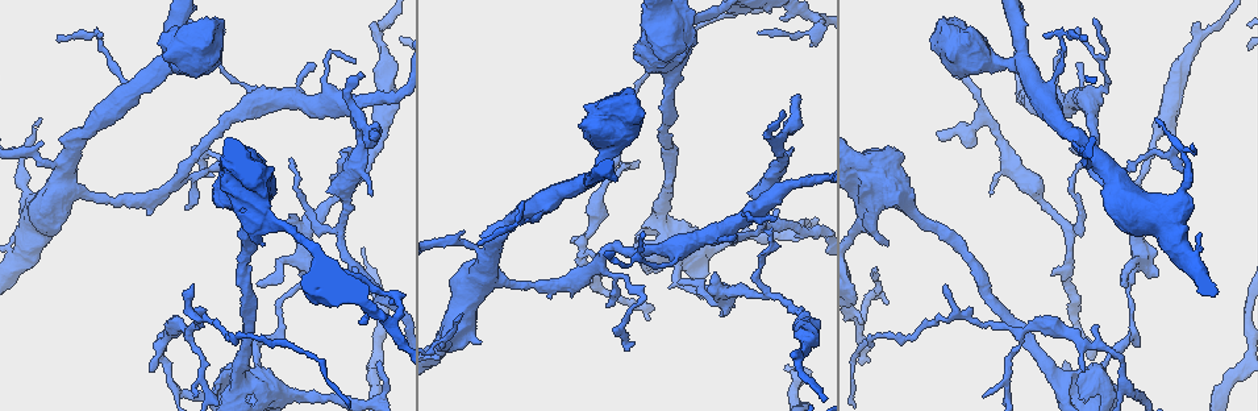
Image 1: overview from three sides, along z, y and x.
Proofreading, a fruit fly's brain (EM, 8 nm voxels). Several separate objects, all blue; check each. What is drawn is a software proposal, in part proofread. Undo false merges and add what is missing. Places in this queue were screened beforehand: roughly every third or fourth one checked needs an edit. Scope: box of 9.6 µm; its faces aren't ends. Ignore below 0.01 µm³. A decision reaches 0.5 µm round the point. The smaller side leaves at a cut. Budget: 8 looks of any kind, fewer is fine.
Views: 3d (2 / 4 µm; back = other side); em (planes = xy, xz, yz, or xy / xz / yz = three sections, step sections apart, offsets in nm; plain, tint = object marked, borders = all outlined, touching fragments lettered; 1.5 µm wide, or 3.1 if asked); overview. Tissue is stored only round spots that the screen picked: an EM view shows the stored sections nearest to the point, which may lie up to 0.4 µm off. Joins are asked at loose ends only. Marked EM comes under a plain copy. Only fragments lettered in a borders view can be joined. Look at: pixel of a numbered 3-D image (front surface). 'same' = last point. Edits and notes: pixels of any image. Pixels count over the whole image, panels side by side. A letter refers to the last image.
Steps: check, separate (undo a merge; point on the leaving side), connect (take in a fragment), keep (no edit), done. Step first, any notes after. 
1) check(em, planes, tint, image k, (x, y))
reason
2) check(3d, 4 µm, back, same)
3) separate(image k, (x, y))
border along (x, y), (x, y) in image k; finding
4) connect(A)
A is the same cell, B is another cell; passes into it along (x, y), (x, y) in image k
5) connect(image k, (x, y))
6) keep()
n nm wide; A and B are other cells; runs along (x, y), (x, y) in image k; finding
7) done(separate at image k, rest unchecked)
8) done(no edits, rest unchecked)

check(em, planes, tint, image 1, (356, 61))
thin end

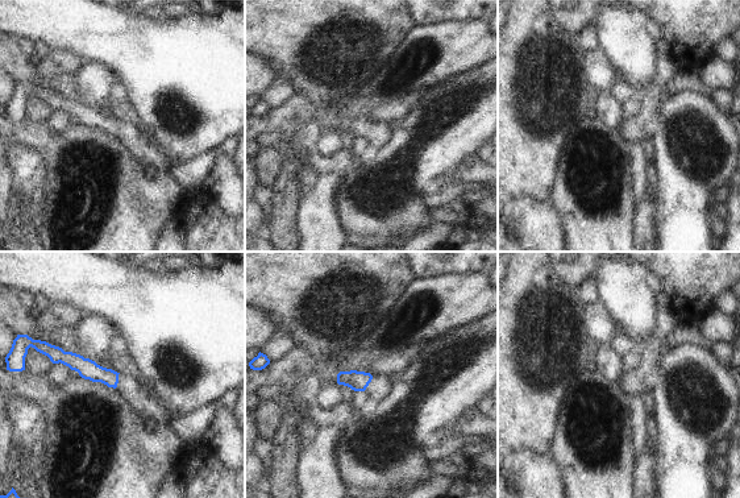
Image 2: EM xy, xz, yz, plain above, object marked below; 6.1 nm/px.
check(em, planes, borders, same)

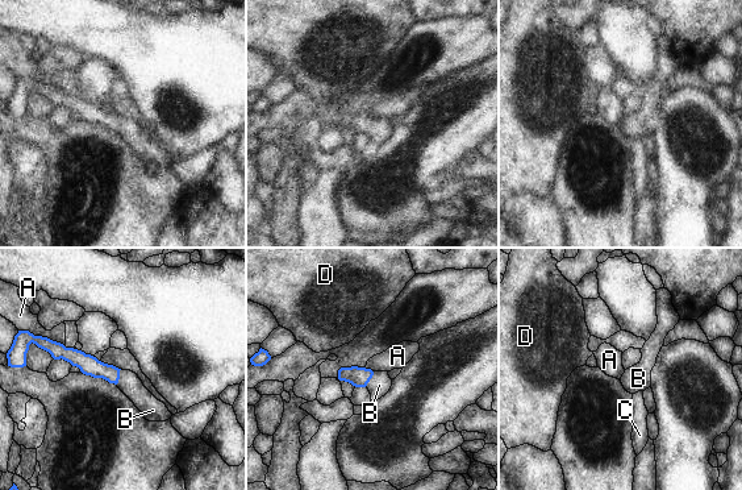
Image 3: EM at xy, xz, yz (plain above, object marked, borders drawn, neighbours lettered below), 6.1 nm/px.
connect(B)
A touches over 180 nm; B is the same cell, A, C and D are other cells; passes into it along (88, 365), (119, 377), (129, 383) in image 3; the neuron continues

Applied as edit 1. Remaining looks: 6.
check(overview)

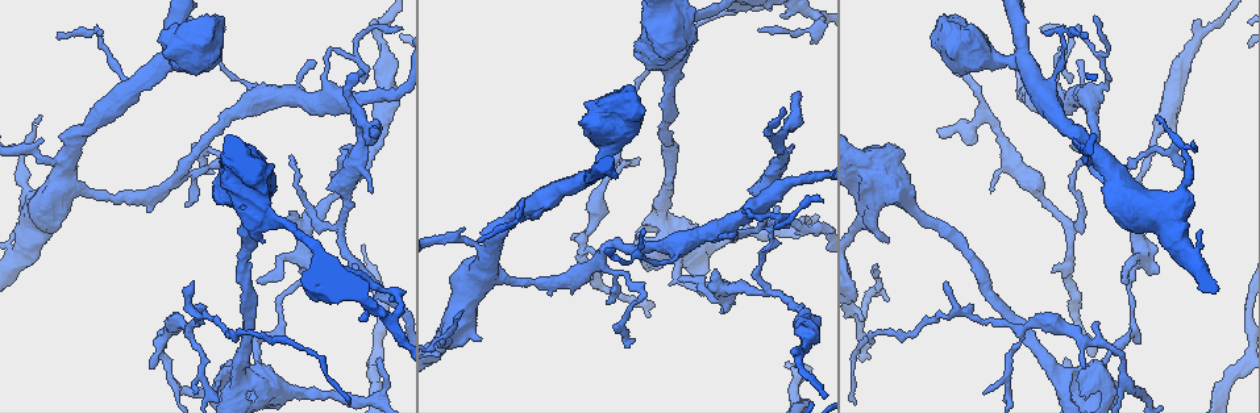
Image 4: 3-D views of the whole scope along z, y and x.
check(3d, 4 µm, back, image 4, (290, 156))
an open end

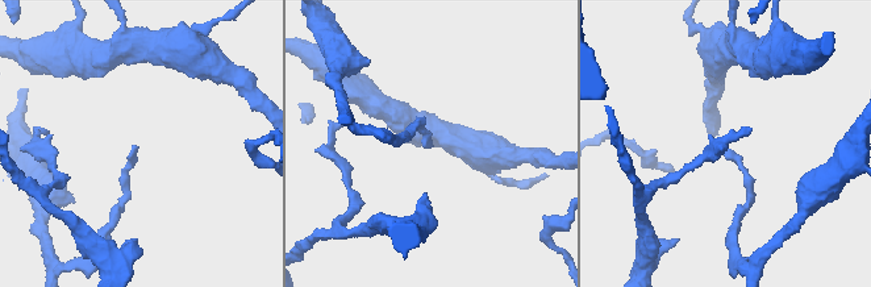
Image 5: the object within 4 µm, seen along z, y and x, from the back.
check(em, xz, step 4, borders, image 5, (132, 148))
now the EM

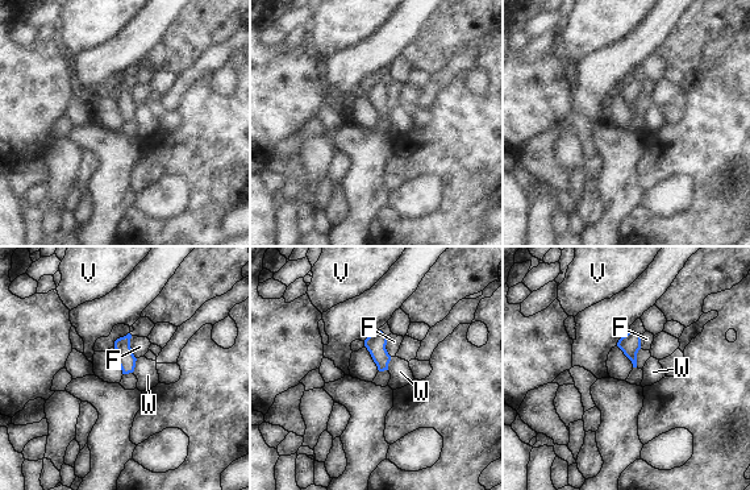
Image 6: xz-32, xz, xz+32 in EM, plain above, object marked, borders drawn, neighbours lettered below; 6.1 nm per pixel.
keep()
F, V and W are other cells; border along (137, 358), (132, 372) in image 6; no lettered fragment goes on from it

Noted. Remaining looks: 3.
done(connect at image 3, rest unchecked)

